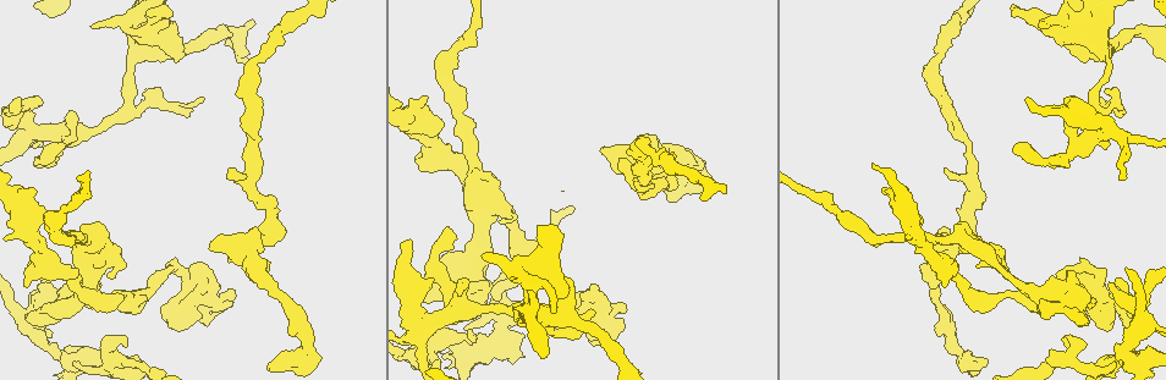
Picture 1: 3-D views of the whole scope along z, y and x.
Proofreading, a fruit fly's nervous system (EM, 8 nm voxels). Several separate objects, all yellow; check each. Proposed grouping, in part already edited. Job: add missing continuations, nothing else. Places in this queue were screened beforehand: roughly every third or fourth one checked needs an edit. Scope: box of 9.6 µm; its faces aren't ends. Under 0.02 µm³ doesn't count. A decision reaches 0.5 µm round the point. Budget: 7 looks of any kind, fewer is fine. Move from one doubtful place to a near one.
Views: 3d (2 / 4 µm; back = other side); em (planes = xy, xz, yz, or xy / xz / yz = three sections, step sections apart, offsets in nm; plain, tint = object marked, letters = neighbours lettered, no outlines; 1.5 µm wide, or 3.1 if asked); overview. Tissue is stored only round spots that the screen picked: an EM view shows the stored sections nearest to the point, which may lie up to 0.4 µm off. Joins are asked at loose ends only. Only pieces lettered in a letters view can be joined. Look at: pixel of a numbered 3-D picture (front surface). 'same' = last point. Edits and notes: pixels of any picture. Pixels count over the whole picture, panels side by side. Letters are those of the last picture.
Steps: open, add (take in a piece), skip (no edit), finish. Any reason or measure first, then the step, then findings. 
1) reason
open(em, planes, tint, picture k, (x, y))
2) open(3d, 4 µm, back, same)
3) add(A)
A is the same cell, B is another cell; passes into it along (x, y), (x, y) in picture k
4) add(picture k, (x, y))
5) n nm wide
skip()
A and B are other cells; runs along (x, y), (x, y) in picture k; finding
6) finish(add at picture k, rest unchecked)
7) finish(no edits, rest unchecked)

branch stops here
open(em, planes, letters, picture 1, (618, 160))

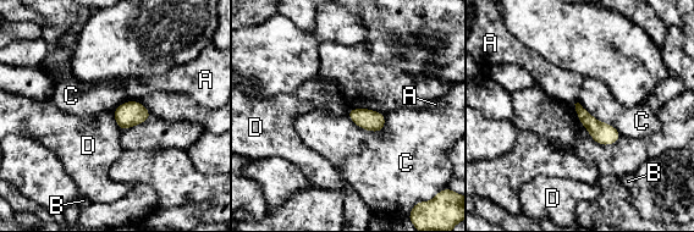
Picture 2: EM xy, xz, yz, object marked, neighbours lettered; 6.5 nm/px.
skip()
A, B, C and D are other cells; border along (578, 117), (601, 144), (621, 137) in picture 2; none of them fits

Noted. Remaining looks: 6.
an open end
open(3d, 4 µm, picture 1, (319, 362))

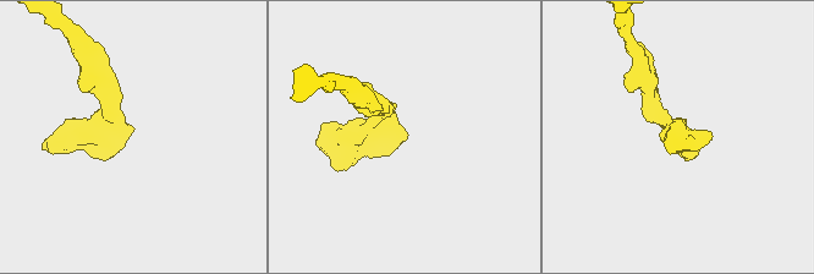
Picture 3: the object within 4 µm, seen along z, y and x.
need the tissue
open(em, planes, tint, picture 3, (128, 137))

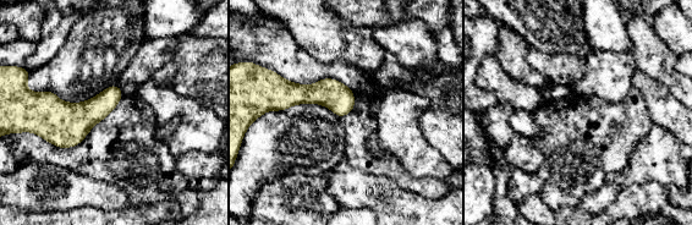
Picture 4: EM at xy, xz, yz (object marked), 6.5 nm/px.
see the neighbours
open(em, planes, letters, same)

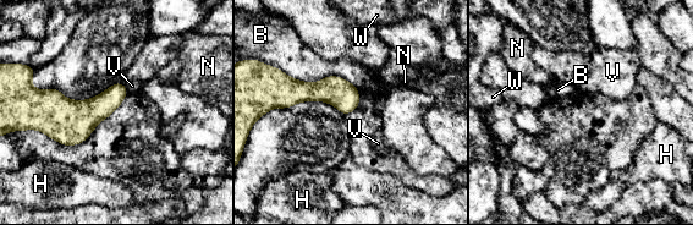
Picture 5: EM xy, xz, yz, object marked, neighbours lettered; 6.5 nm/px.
170 nm wide
skip()
B, H, N, V and W are other cells; border along (121, 82), (128, 92) in picture 5; none of them fits

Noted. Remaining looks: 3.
open(3d, 4 µm, picture 1, (1097, 302))

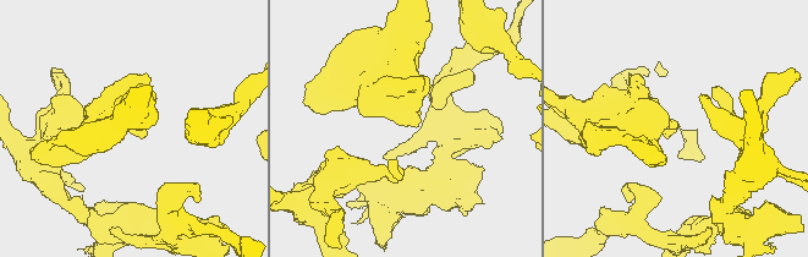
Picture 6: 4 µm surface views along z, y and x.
open(em, xy, step 8, letters, picture 6, (416, 125))

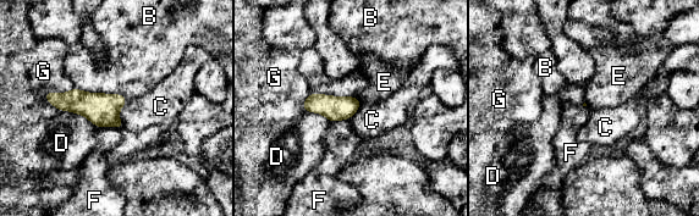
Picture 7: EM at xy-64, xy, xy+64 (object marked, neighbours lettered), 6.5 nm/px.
another direction
open(em, planes, letters, same)

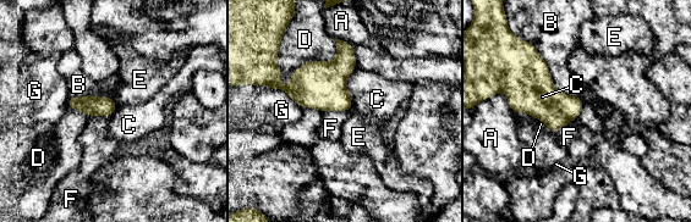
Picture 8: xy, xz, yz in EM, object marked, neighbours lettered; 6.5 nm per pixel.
130 nm wide
skip()
A, B, C, D, E, F and G are other cells; border along (580, 96), (581, 112), (557, 134) in picture 8; none of them fits

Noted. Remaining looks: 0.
finish(no edits, rest unchecked)

